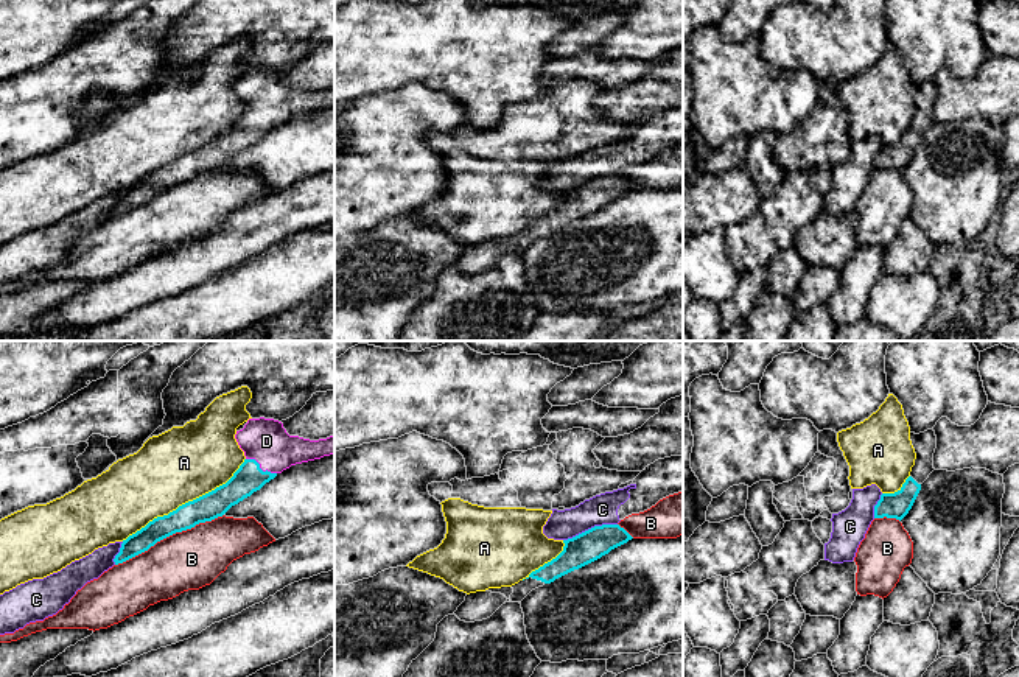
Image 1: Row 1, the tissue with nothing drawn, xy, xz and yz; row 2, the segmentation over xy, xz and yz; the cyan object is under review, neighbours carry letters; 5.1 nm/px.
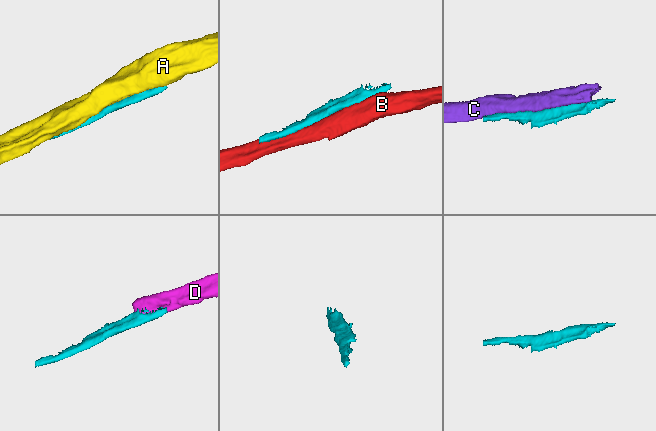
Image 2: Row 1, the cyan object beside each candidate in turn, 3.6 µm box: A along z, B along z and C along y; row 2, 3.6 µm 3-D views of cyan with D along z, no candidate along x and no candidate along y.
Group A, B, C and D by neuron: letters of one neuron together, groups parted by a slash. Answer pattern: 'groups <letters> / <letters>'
groups A / B / C / D

